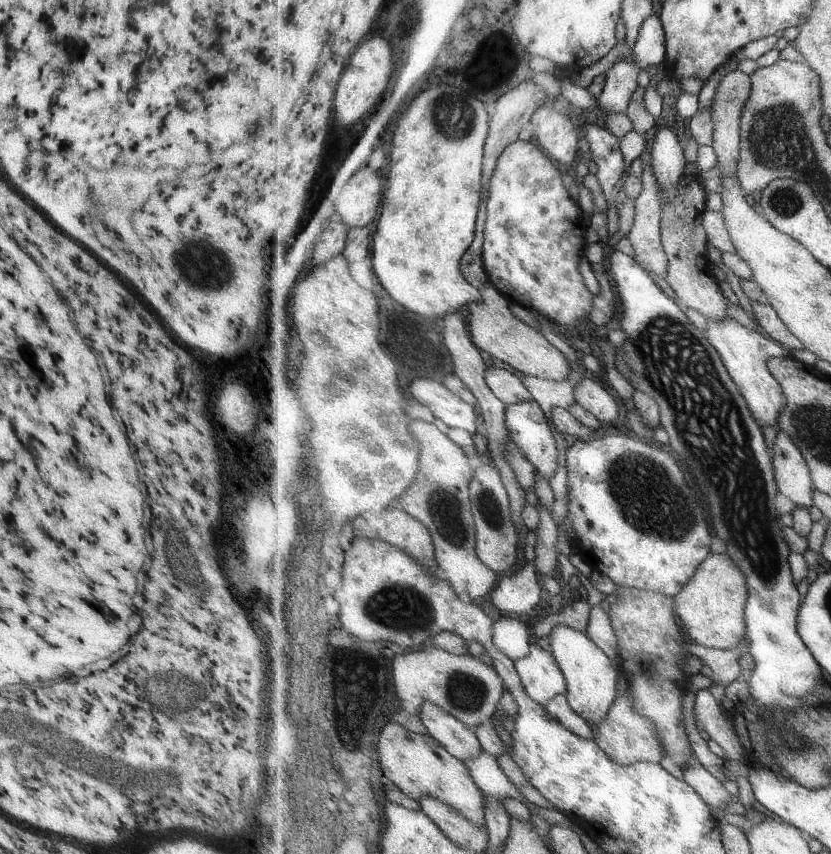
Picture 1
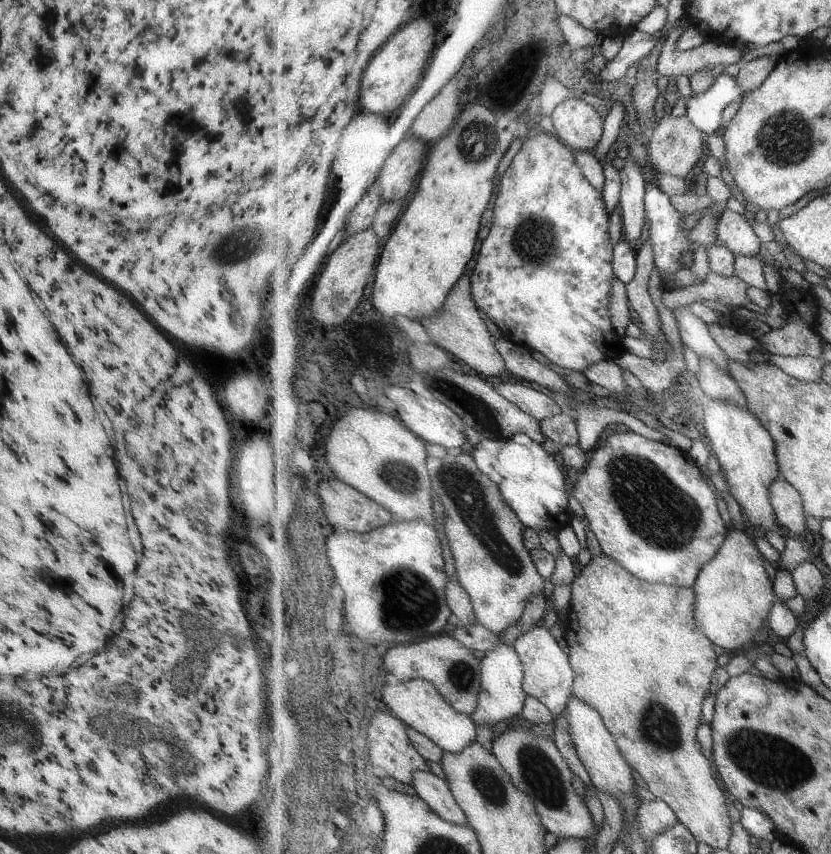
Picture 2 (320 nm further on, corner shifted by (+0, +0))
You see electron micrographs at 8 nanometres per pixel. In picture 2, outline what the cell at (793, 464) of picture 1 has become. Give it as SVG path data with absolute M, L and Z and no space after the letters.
M783 476L772 484L770 498L783 528L794 536L803 537L808 531L809 516L804 509L804 497Z

